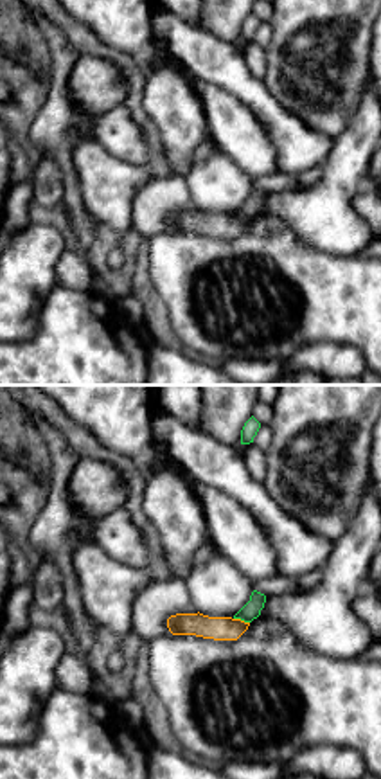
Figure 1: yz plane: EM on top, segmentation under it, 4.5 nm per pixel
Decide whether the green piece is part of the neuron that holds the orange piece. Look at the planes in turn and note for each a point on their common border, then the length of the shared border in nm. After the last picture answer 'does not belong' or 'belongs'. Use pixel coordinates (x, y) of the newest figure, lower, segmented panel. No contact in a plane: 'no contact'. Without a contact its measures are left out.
contact (239, 619); length 80 nm

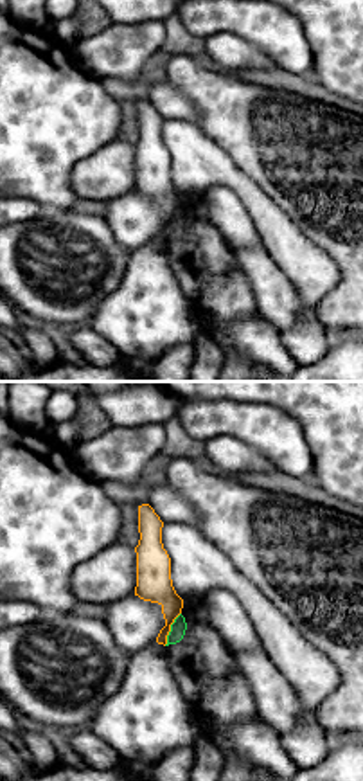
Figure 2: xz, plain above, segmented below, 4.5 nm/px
contact (169, 628); length 170 nm

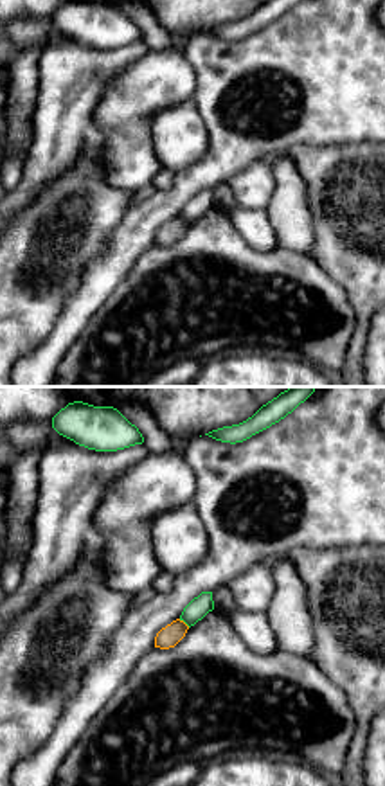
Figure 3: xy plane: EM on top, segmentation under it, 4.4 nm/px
contact (182, 621); length 70 nm

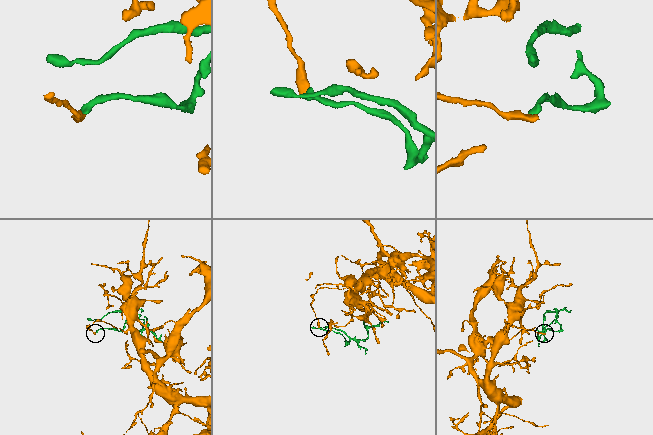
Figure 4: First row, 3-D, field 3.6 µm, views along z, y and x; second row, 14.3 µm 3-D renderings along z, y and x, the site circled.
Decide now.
does not belong

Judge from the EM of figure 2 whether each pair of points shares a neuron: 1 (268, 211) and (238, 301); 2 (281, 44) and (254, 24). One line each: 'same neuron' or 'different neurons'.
1: different neurons
2: same neuron

